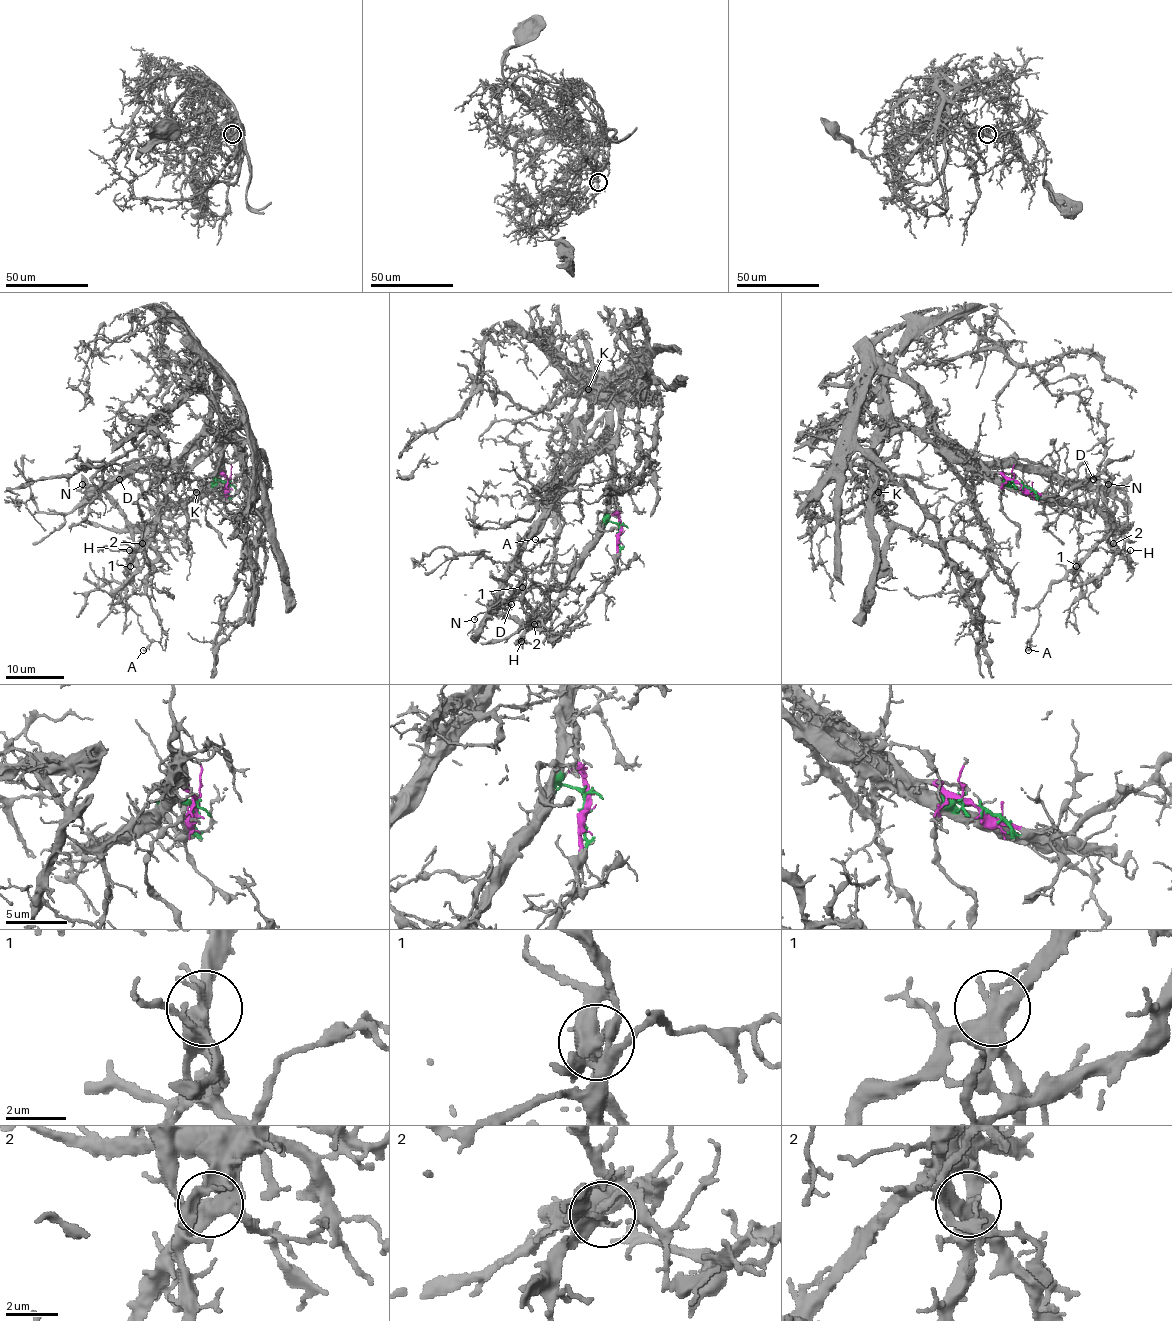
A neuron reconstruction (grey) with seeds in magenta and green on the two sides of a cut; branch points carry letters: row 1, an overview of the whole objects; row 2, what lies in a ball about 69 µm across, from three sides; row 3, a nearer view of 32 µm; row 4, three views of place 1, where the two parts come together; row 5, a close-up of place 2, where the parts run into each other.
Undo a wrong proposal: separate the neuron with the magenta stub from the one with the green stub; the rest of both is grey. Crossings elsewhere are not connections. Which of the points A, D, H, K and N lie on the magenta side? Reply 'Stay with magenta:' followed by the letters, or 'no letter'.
Stay with magenta: D, N

